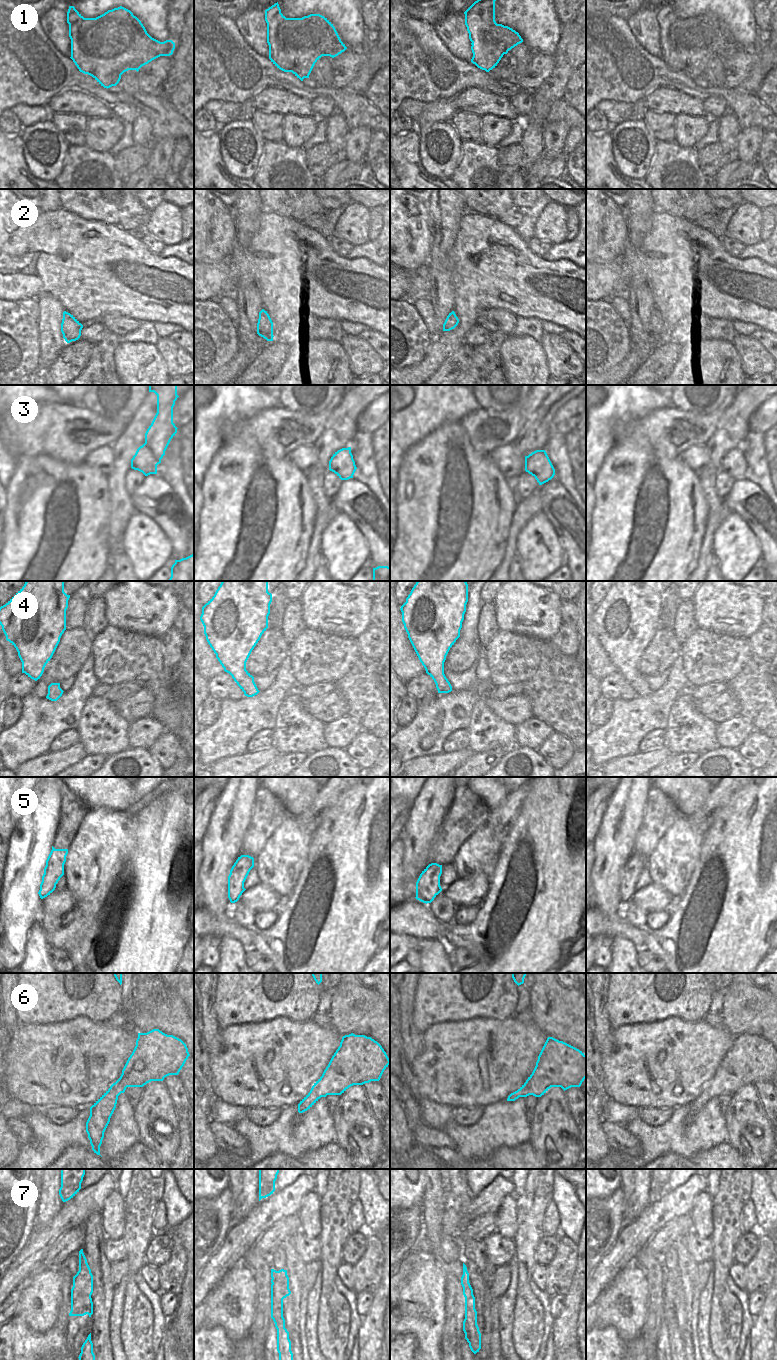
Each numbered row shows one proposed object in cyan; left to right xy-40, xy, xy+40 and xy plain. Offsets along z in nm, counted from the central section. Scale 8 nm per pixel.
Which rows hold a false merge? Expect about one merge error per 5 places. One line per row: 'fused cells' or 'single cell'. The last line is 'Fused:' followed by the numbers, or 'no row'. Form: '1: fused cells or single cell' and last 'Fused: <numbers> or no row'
1: fused cells
2: single cell
3: single cell
4: single cell
5: single cell
6: single cell
7: fused cells
Fused: 1, 7

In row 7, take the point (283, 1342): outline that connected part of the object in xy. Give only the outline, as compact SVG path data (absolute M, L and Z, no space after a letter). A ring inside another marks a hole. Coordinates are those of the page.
M286 1328L277 1330L277 1351L279 1353L279 1360L293 1360L291 1341Z

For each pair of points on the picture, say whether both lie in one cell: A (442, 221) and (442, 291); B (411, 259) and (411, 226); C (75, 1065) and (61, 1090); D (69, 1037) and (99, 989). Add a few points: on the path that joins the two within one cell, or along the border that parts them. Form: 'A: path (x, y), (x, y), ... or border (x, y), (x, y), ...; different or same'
A: path (443, 238), (442, 274); same
B: path (414, 251), (415, 238), (413, 234); same
C: path (69, 1071), (61, 1079), (61, 1084); same
D: border (105, 1022), (75, 1017), (59, 1023); different

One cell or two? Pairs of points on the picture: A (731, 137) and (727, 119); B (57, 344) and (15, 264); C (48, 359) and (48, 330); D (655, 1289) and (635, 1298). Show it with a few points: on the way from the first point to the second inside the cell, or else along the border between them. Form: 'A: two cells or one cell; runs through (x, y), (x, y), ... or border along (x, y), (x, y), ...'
A: one cell; runs through (729, 133), (728, 123)
B: two cells; border along (36, 298), (44, 293), (49, 293), (60, 304)
C: one cell; runs through (48, 352), (48, 337)
D: two cells; border along (641, 1270), (646, 1279), (648, 1291), (647, 1315)

